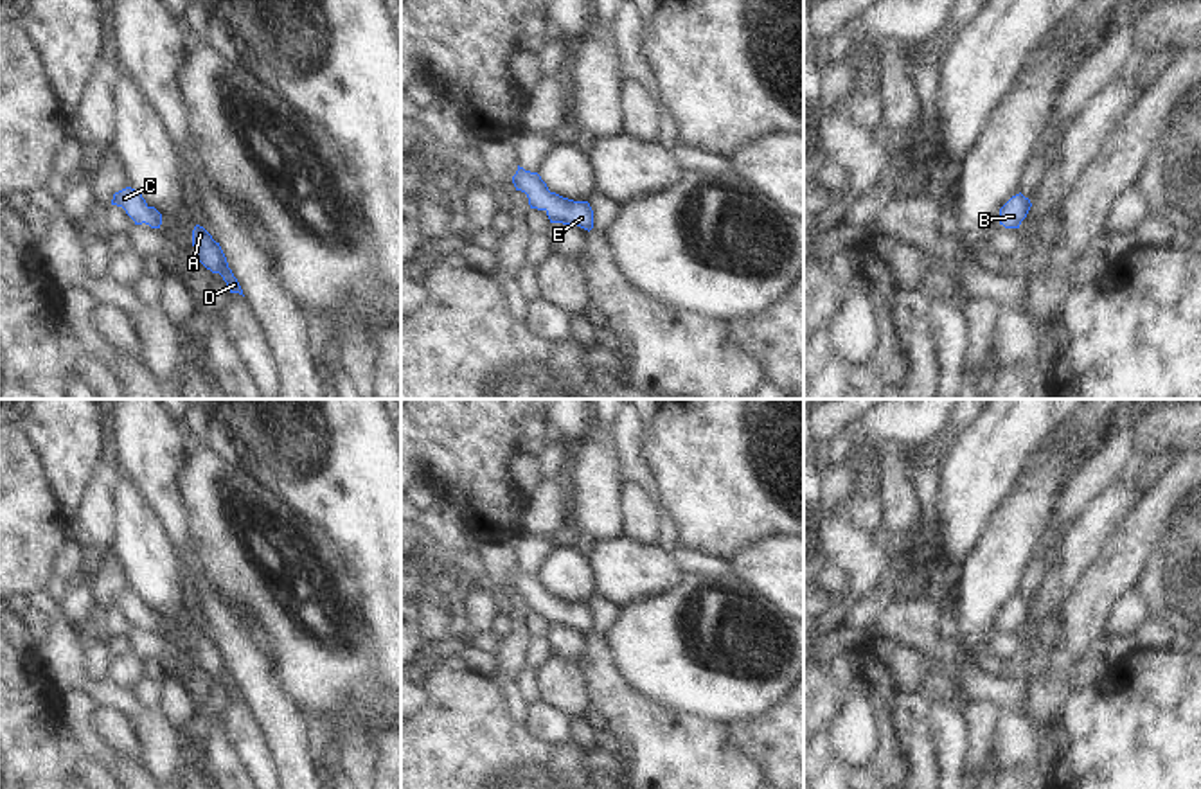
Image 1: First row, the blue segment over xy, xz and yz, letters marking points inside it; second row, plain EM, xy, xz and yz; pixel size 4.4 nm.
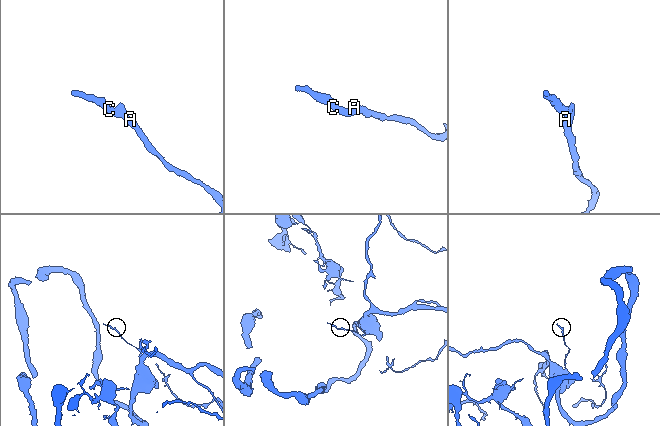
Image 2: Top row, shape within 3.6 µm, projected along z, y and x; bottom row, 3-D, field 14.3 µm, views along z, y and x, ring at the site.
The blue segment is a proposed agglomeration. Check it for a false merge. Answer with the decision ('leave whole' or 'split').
leave whole

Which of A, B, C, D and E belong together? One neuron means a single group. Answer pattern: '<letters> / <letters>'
A B C D E

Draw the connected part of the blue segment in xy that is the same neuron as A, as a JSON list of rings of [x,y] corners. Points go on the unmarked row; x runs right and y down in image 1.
[[[196,627],[192,633],[192,649],[196,652],[198,663],[212,676],[219,676],[227,685],[230,696],[243,697],[243,692],[232,672],[228,670],[227,660],[219,645],[216,645],[212,638],[200,627]]]

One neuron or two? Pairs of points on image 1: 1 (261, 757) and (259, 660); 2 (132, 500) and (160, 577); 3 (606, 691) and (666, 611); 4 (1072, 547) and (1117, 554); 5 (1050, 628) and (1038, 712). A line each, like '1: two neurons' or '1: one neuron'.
1: two neurons
2: one neuron
3: two neurons
4: two neurons
5: two neurons

